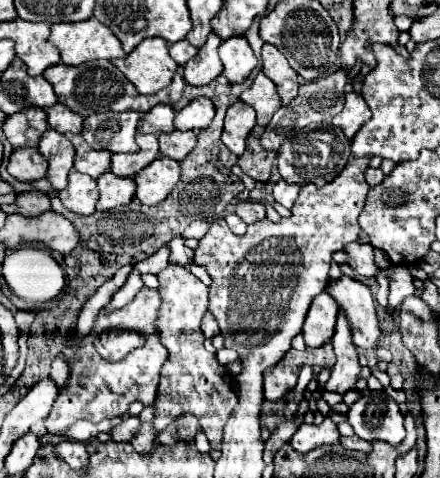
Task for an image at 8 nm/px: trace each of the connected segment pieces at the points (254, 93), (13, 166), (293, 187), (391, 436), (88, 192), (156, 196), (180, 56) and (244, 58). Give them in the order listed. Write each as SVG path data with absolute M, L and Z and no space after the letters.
M264 73L256 75L254 83L240 95L240 99L256 109L258 123L262 127L266 127L270 123L272 115L282 107L280 97L276 93L276 85Z
M14 149L14 153L10 155L8 173L22 183L32 183L46 177L46 169L48 163L44 161L38 149Z
M280 179L280 181L274 185L274 199L276 199L280 205L284 205L286 209L292 209L292 205L294 205L300 189L302 189L300 185L288 183L288 181Z
M368 395L358 399L354 405L350 405L346 413L346 421L354 427L354 433L366 441L386 441L390 445L398 445L406 437L404 429L404 417L398 409L398 405L392 399L386 399L384 395Z
M72 171L68 177L68 187L58 193L62 205L78 215L92 215L98 189L96 181L88 175L82 175L78 171Z
M162 155L136 173L134 181L138 185L136 199L142 205L158 205L180 181L180 163Z
M186 39L170 45L170 57L178 63L178 65L184 65L188 59L192 59L194 55L198 53L198 49L194 45L190 45Z
M232 37L228 41L222 41L220 59L224 65L222 75L226 77L226 81L230 85L242 83L258 63L254 51L250 49L250 45L244 37Z

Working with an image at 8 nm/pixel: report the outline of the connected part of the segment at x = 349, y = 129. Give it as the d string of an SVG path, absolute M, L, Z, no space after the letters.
M346 93L344 109L334 117L332 125L340 127L348 139L356 135L356 131L372 117L370 107L366 105L364 97L360 93Z

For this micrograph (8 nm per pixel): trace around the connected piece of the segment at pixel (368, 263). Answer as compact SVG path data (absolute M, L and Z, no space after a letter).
M352 241L344 247L344 251L348 253L348 265L364 275L364 277L374 277L378 267L374 265L374 253L372 253L372 245L362 243L362 241Z

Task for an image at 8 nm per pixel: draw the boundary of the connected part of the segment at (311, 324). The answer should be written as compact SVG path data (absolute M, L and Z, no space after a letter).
M320 293L314 297L302 327L302 335L308 347L322 347L332 339L336 315L338 303L328 293Z

